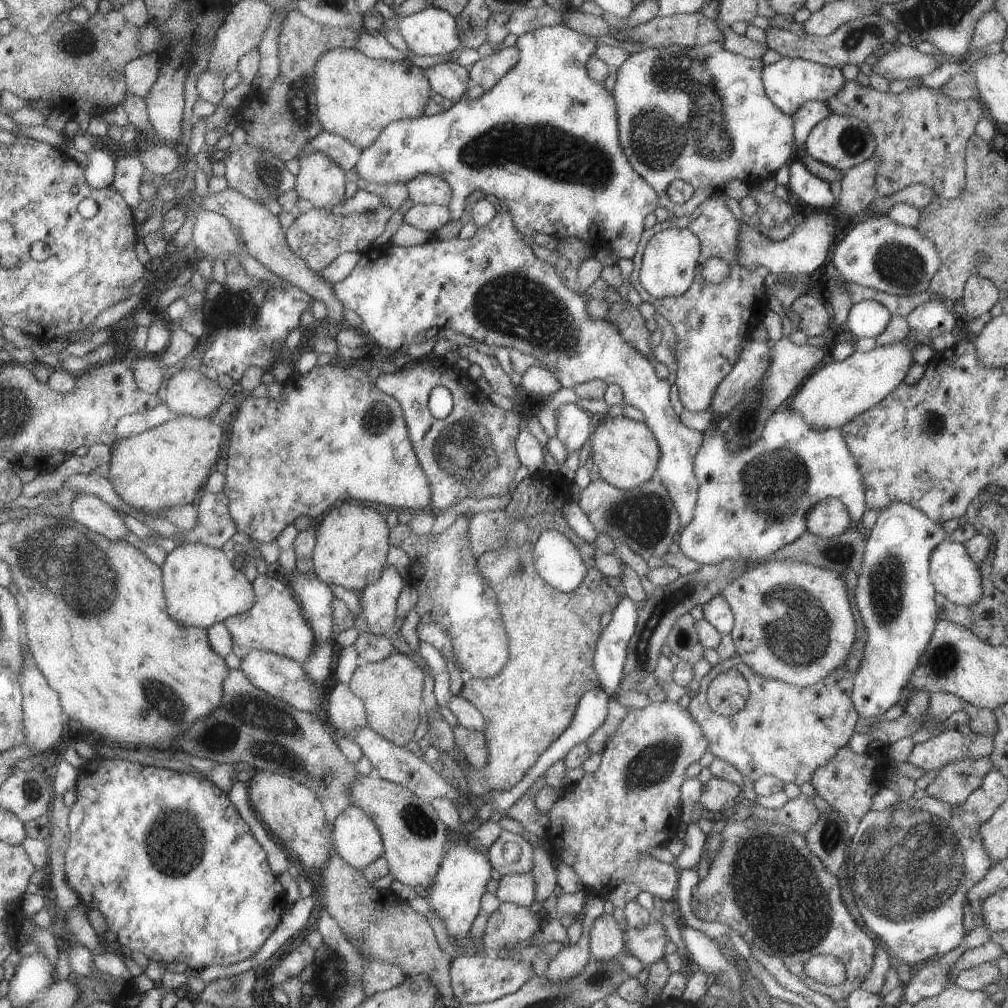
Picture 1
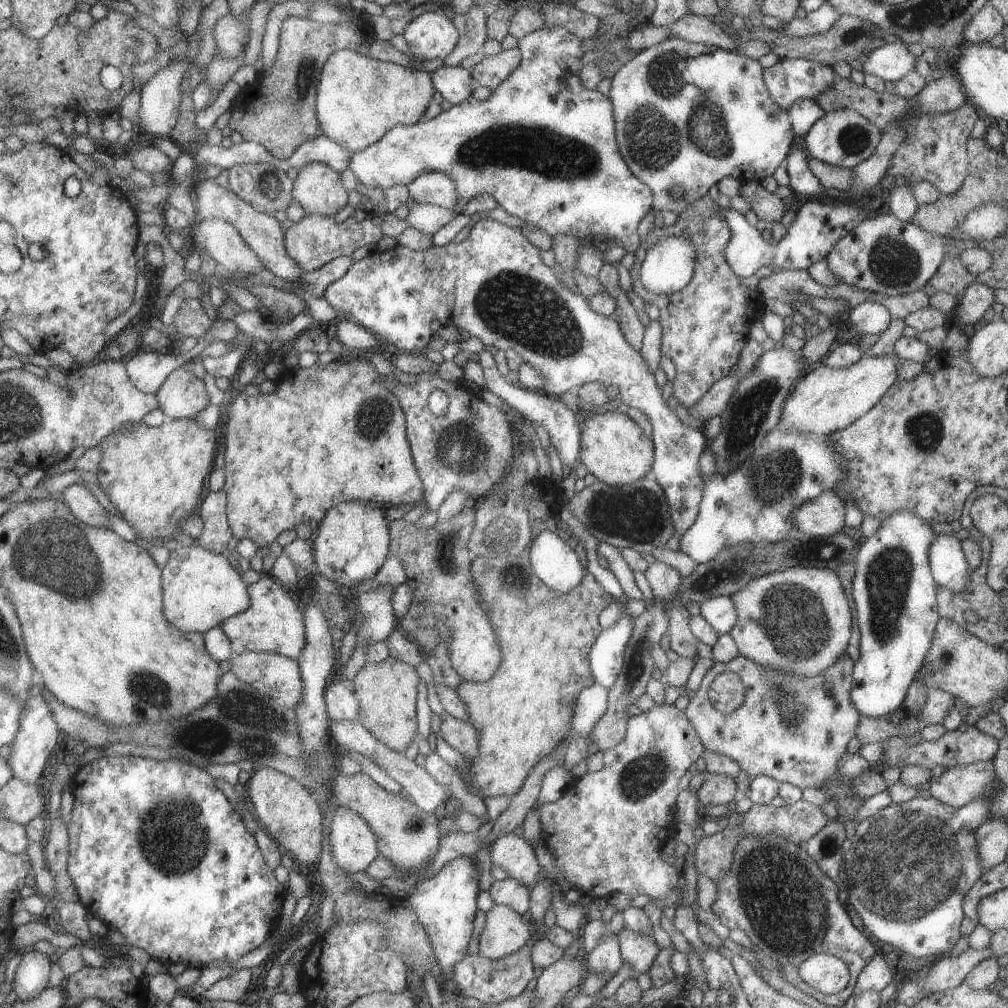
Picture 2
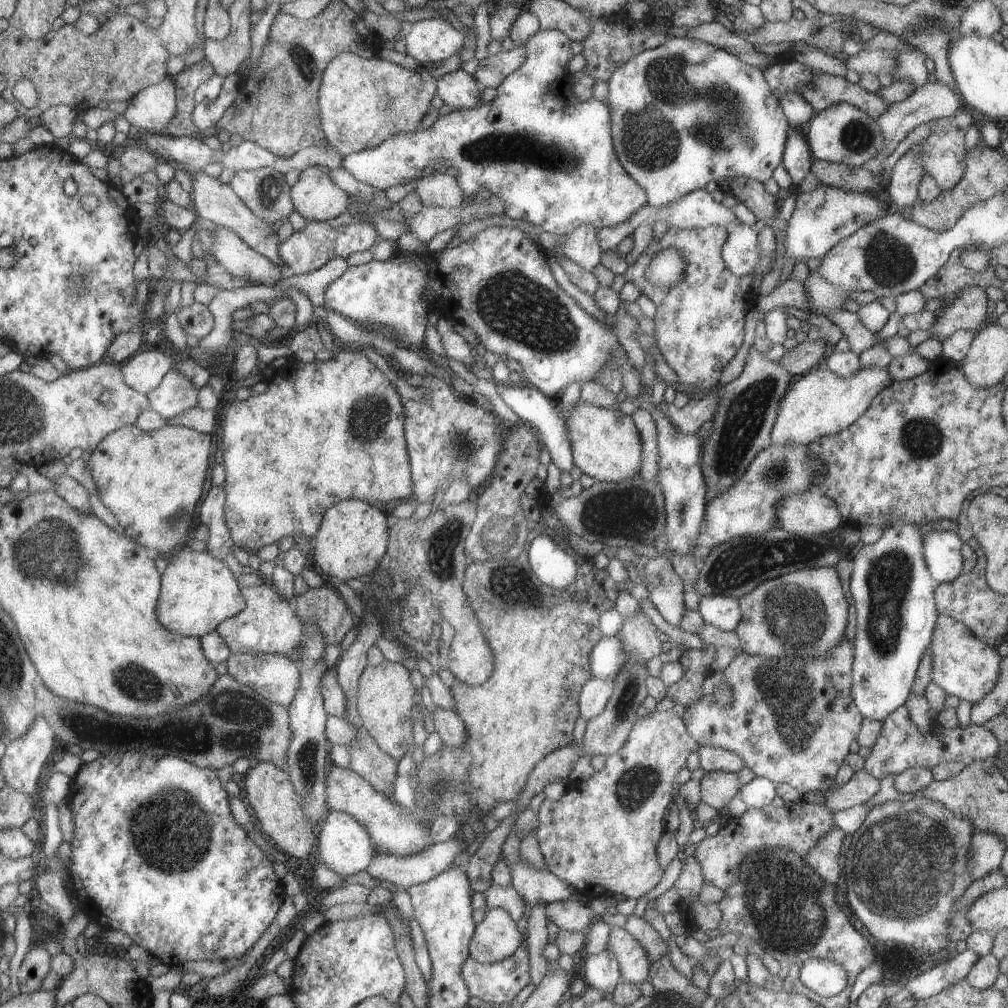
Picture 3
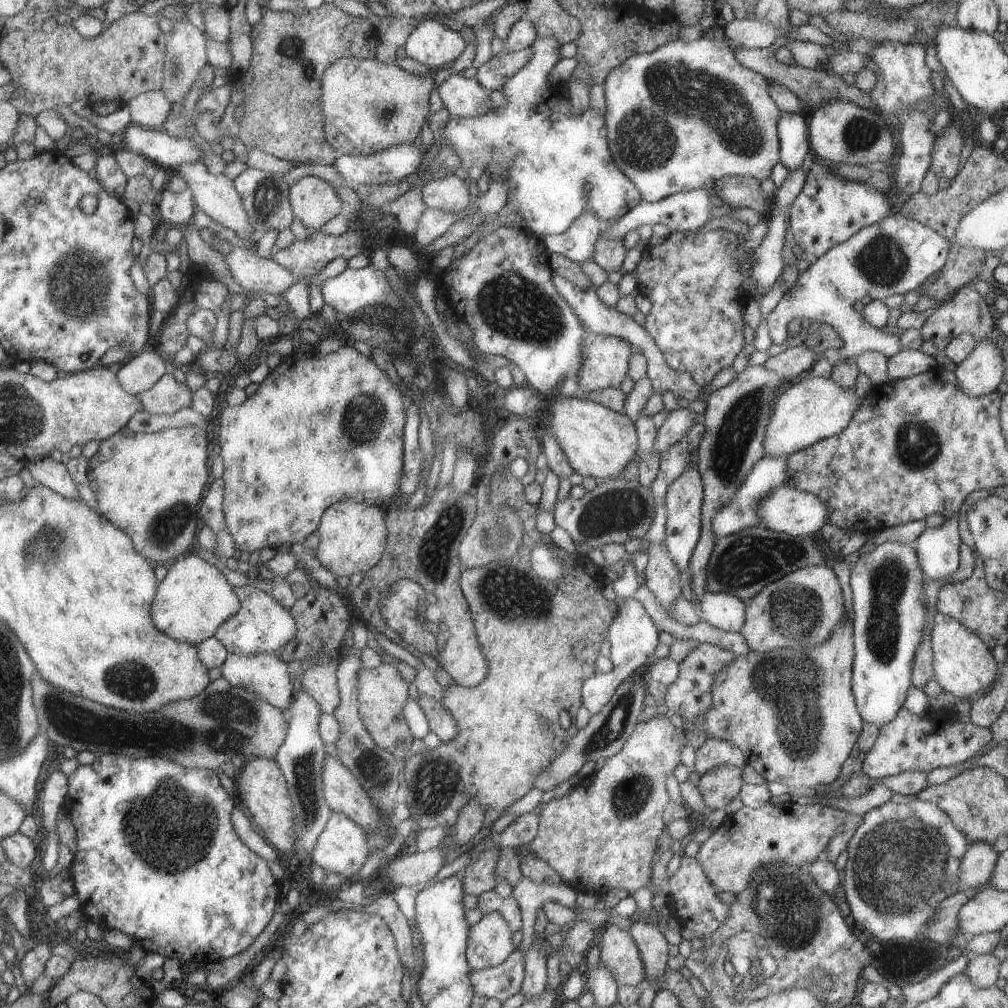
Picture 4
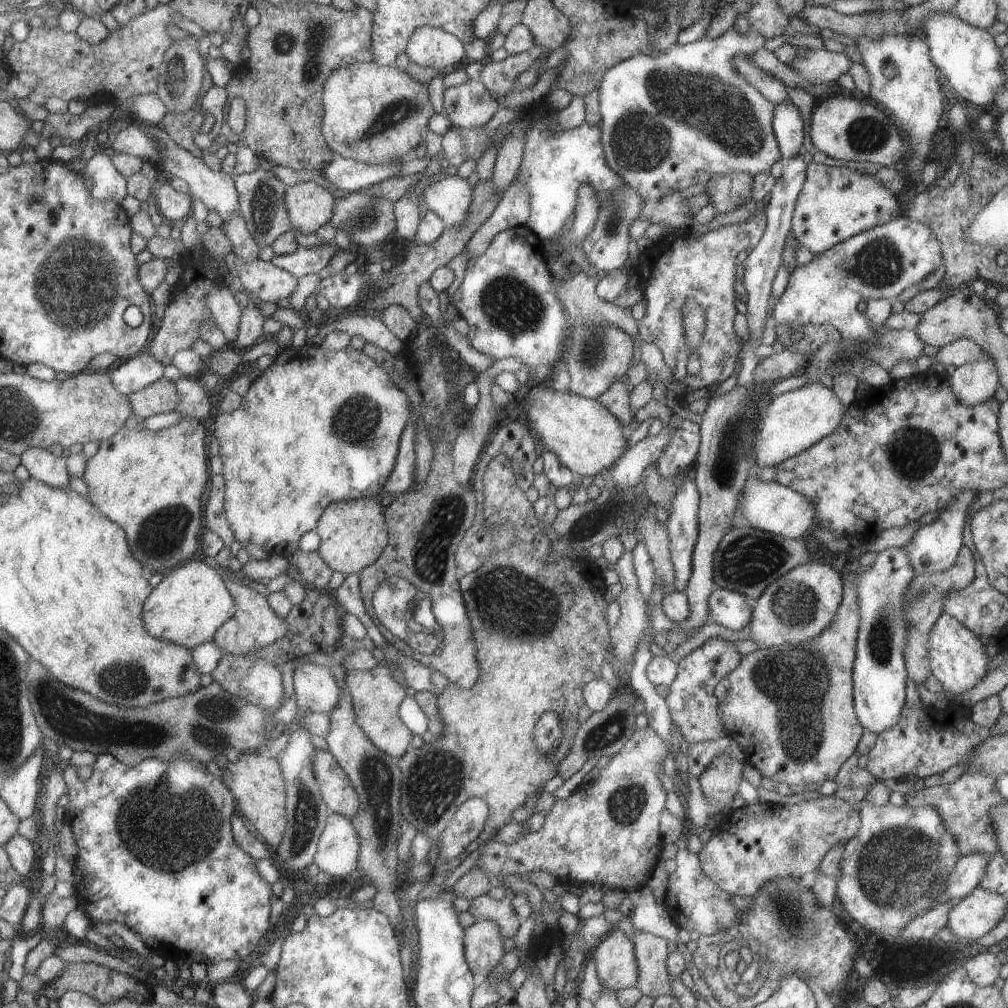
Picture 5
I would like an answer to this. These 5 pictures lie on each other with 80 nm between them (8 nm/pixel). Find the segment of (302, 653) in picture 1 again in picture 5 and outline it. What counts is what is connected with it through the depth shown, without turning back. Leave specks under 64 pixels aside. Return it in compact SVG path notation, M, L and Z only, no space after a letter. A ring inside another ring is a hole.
M225 580L224 584L233 598L234 614L217 628L212 639L224 653L244 655L247 652L257 652L259 648L265 648L285 636L287 622L281 616L277 616L273 608L269 608L269 602L265 596L261 596L251 588L244 587L243 584L235 584L229 580Z

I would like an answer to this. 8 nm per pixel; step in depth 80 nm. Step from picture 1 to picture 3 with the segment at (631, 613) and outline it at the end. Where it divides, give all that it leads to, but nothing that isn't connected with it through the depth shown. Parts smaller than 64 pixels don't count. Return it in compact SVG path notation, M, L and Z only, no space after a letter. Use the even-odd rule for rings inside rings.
M617 638L600 639L590 653L592 677L609 679L623 666L620 641Z

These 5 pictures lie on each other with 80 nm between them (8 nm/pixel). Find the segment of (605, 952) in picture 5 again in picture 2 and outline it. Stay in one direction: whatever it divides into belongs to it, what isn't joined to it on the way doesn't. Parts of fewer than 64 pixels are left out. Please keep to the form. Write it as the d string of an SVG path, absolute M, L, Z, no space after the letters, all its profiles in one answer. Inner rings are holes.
M620 929L616 934L620 957L631 967L633 977L648 972L659 947L653 937L646 937L636 932Z

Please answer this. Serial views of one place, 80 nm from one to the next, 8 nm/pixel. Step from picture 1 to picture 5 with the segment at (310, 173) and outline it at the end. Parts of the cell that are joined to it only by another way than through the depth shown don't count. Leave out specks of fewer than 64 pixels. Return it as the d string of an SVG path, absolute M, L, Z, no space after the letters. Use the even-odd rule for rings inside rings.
M297 182L285 188L283 202L291 230L309 235L329 222L335 199L329 190L315 182Z

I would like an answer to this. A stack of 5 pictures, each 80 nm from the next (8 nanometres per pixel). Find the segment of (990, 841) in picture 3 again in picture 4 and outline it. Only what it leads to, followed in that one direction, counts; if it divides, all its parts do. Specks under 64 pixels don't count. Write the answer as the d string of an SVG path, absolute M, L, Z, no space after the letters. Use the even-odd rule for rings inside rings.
M985 842L968 843L957 870L957 891L983 886L993 874L997 856L997 850Z

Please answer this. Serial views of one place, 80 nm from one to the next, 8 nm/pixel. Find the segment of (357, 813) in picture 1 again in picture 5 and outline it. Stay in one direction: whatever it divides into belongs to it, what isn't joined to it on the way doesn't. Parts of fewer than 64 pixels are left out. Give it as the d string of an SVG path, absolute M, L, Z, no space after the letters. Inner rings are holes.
M329 814L319 836L312 863L336 881L348 882L350 873L357 868L357 858L359 836L351 825L351 820L341 814Z

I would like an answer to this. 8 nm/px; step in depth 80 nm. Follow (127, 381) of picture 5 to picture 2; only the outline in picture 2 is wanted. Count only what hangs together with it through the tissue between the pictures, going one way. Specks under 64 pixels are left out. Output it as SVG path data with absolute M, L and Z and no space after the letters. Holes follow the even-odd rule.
M140 348L124 359L124 367L131 384L139 392L154 395L172 370L178 369L184 361L193 359L197 354L195 348L177 355L171 354L169 350Z

